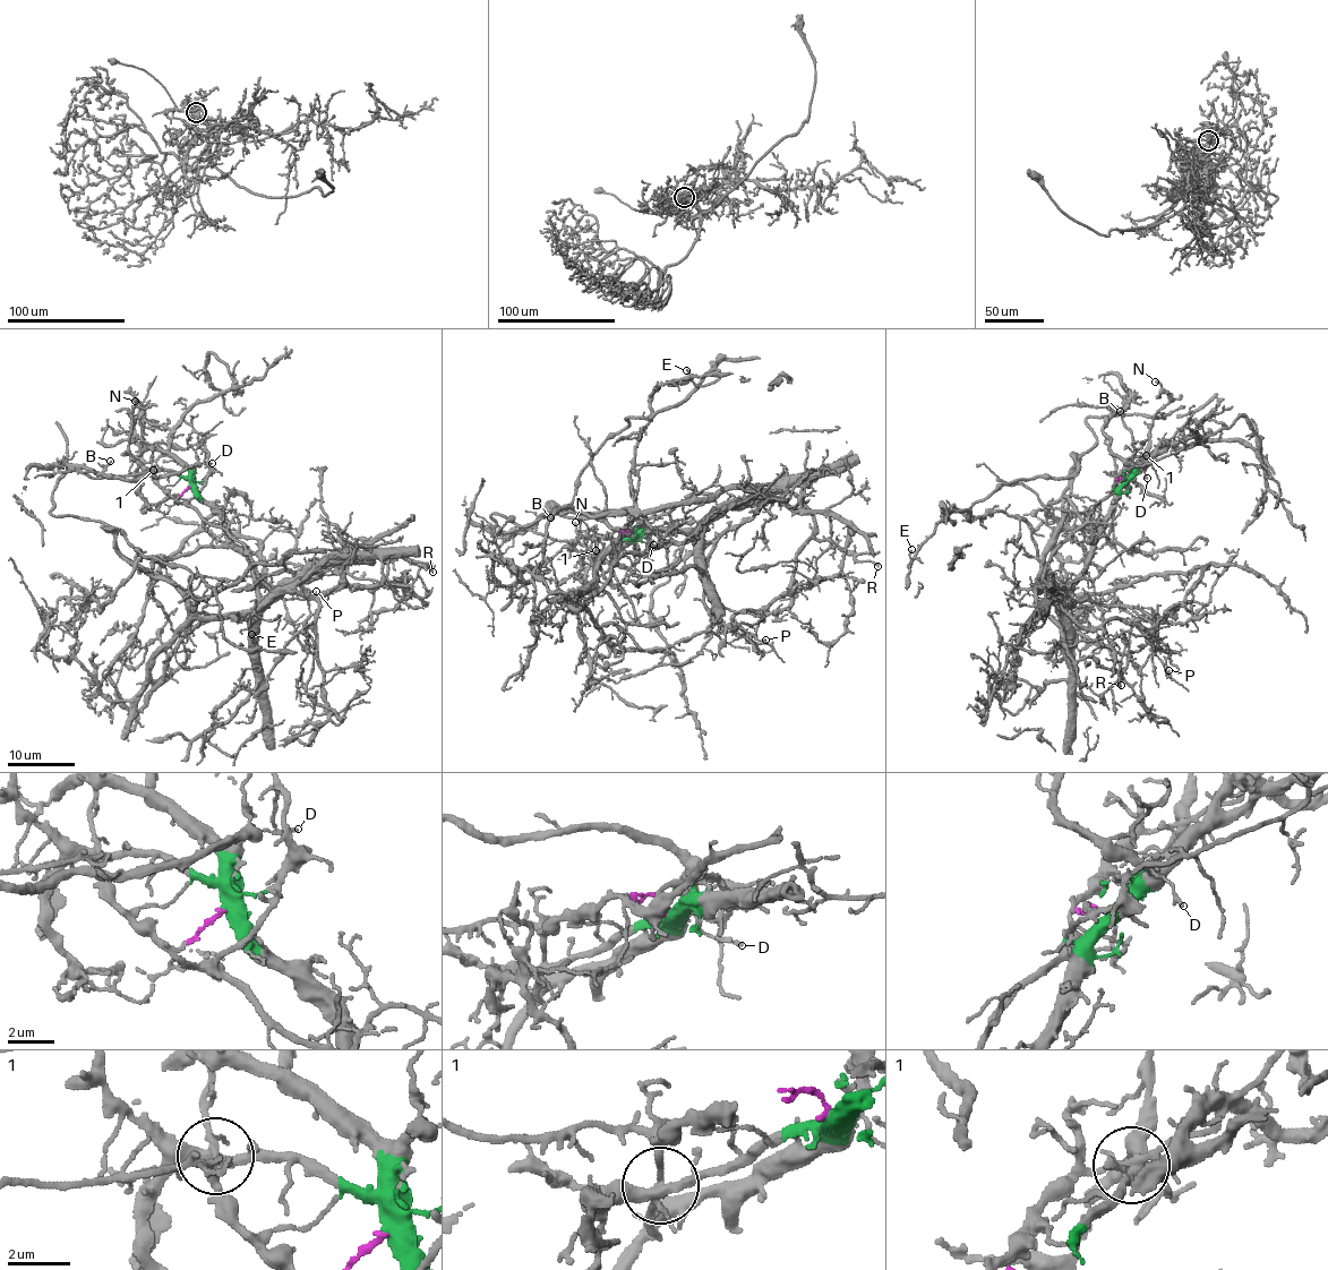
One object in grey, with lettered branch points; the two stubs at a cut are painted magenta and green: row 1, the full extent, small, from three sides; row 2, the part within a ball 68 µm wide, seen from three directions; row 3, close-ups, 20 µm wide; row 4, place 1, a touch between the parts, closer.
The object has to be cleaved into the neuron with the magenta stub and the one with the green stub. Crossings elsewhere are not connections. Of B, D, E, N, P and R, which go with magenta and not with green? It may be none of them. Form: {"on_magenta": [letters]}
{"on_magenta": []}

